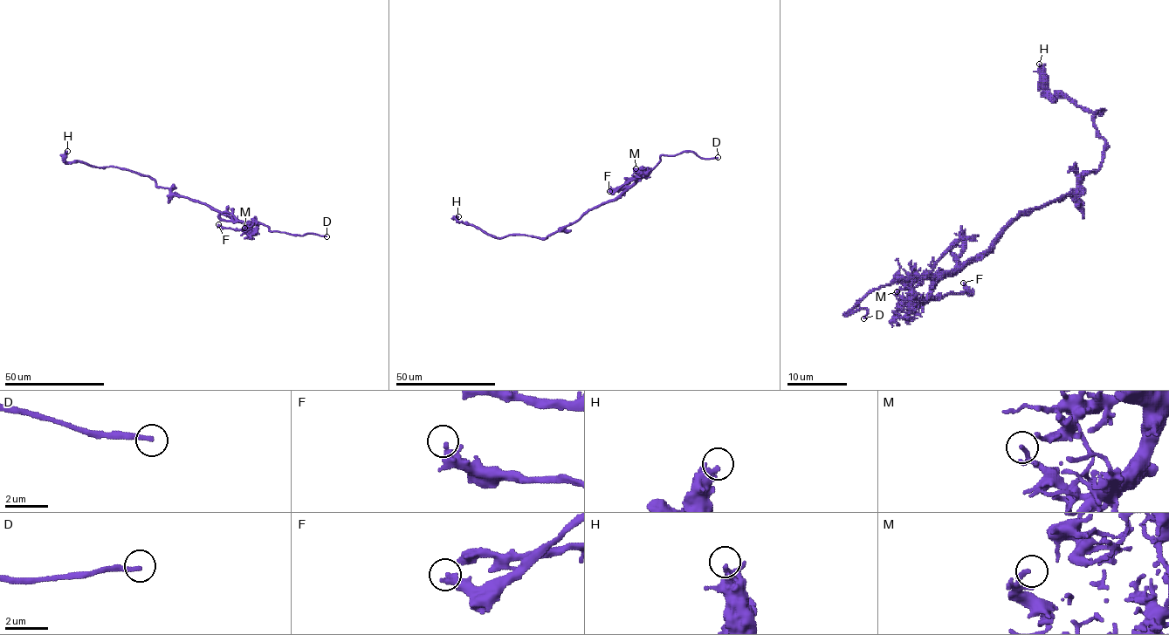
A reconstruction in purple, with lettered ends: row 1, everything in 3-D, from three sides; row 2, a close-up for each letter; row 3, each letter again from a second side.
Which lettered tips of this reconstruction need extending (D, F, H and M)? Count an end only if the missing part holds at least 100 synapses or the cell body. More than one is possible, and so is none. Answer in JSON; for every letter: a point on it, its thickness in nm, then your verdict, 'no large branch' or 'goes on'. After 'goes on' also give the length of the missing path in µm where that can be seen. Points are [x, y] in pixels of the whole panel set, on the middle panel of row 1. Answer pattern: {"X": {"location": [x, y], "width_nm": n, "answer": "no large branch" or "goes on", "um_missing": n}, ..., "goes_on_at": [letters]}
{"D": {"location": [718, 157], "width_nm": 240, "answer": "goes on", "um_missing": 15}, "F": {"location": [609, 191], "width_nm": 280, "answer": "no large branch"}, "H": {"location": [458, 216], "width_nm": 280, "answer": "no large branch"}, "M": {"location": [636, 168], "width_nm": 220, "answer": "no large branch"}, "goes_on_at": ["D"]}

